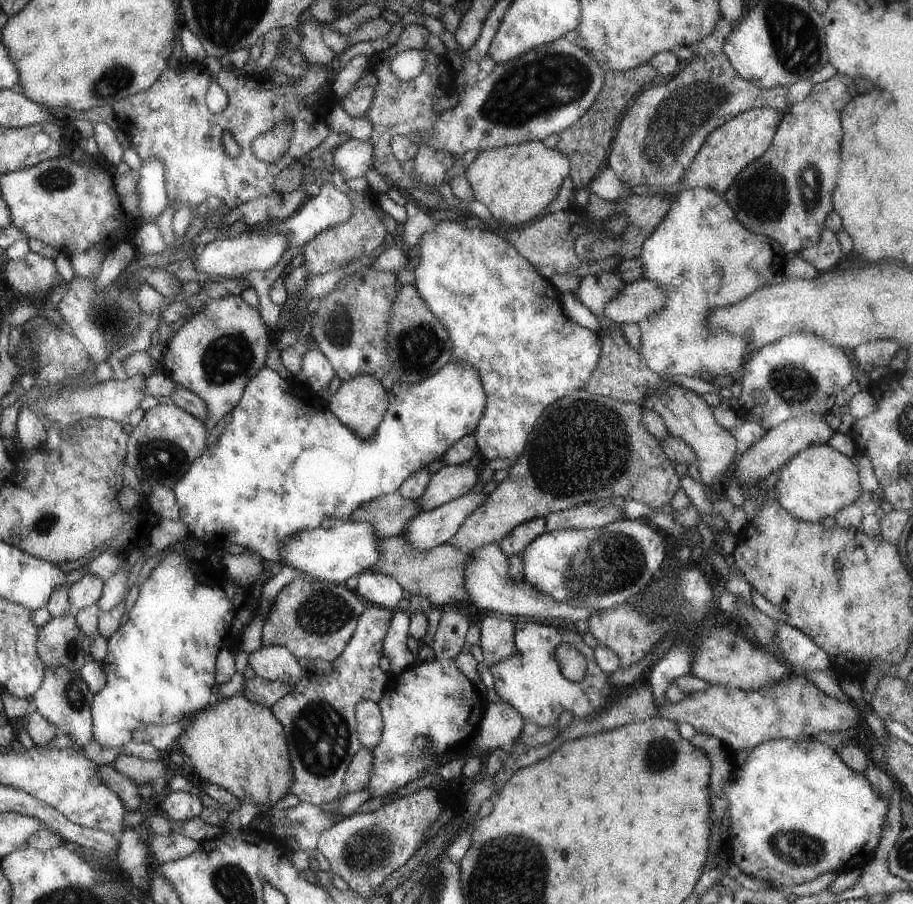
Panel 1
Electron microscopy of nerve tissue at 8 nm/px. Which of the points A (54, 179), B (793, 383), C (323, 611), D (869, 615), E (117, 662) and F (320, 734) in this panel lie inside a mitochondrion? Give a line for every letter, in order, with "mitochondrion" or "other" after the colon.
A: mitochondrion
B: mitochondrion
C: mitochondrion
D: other
E: other
F: mitochondrion

